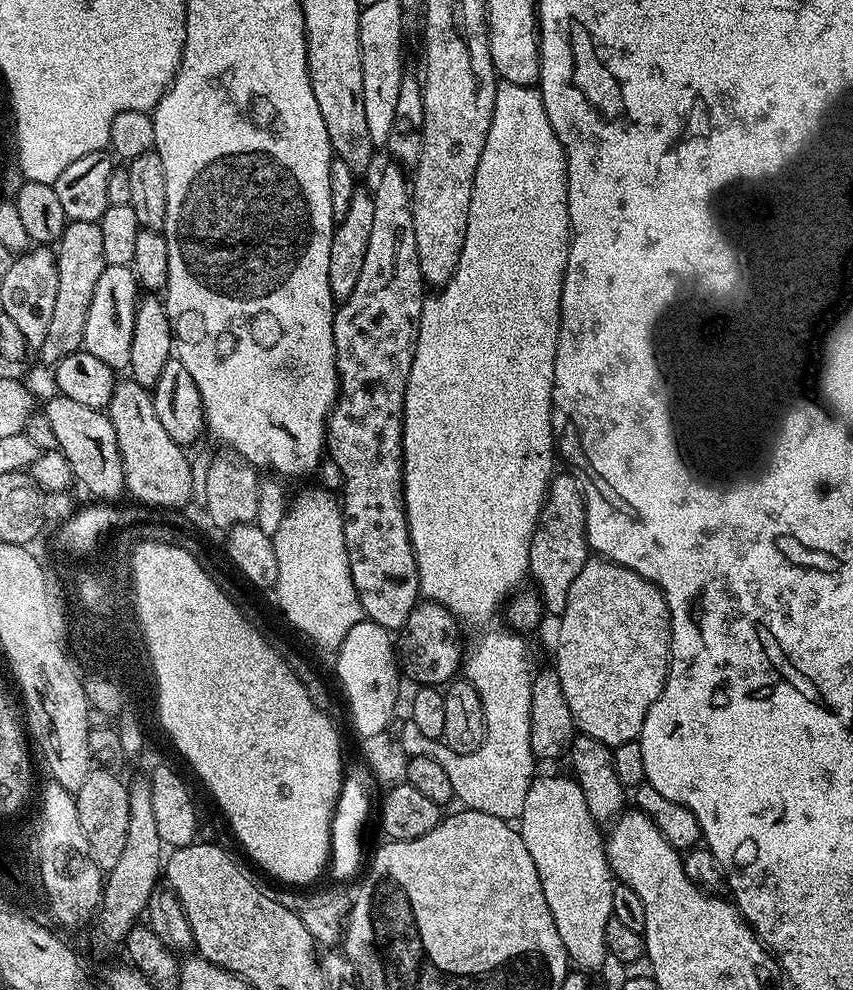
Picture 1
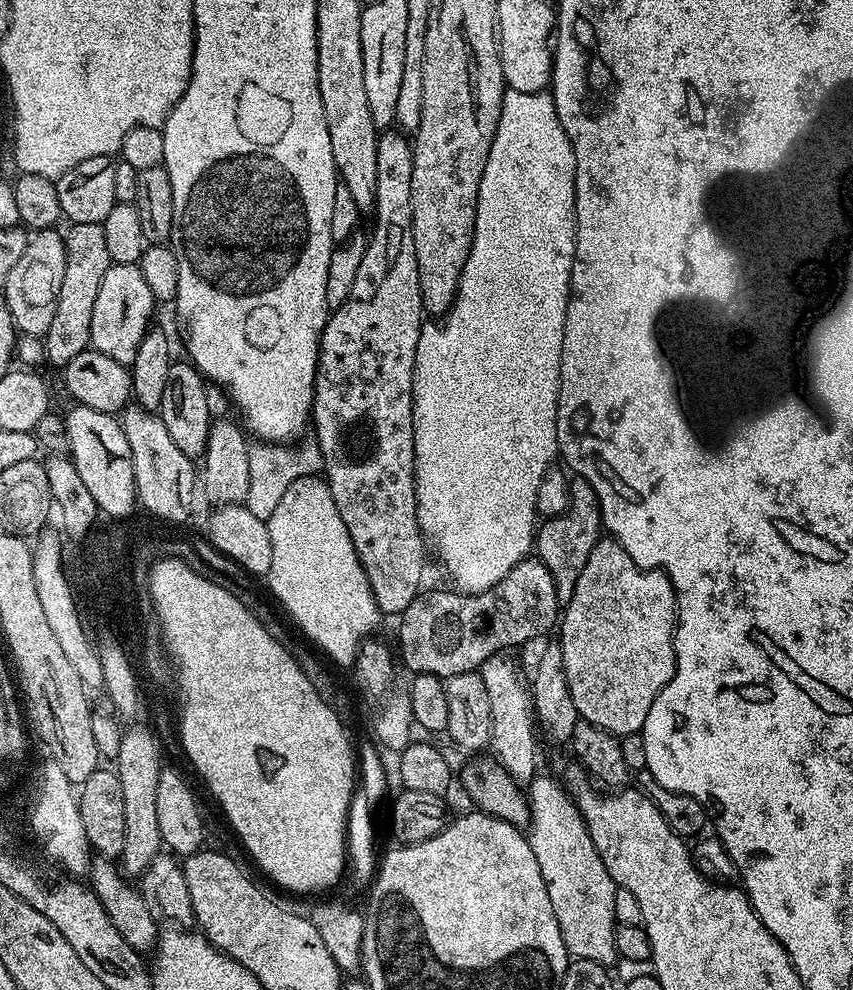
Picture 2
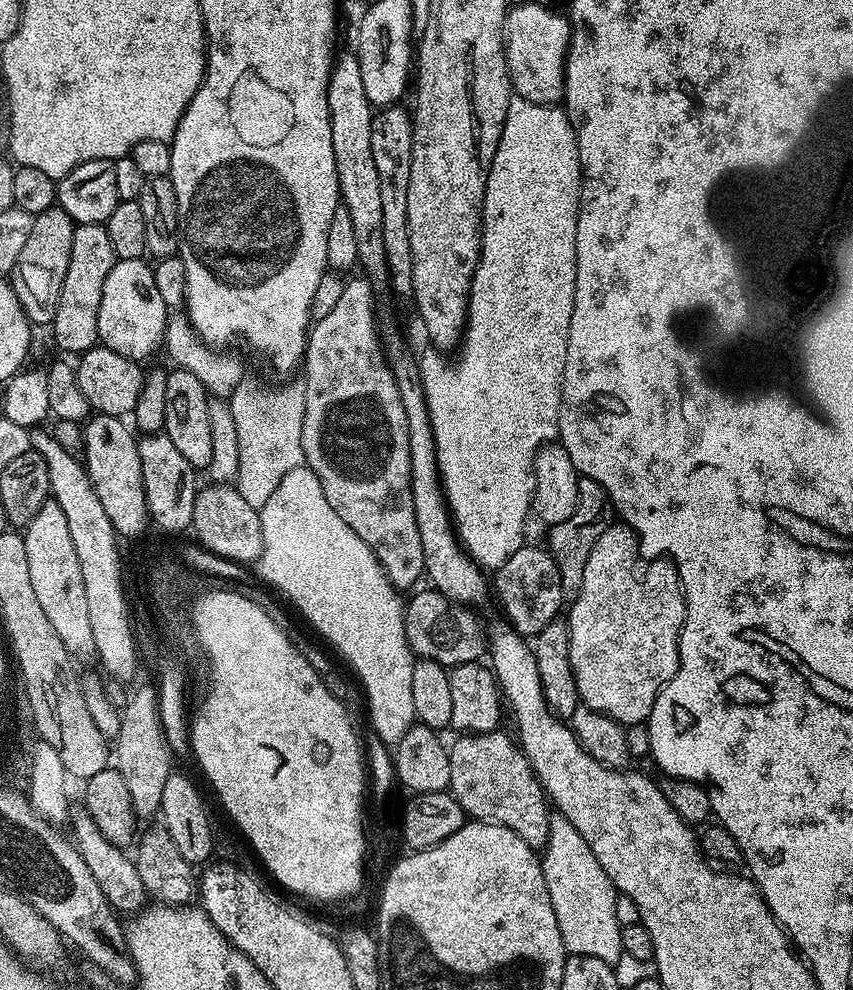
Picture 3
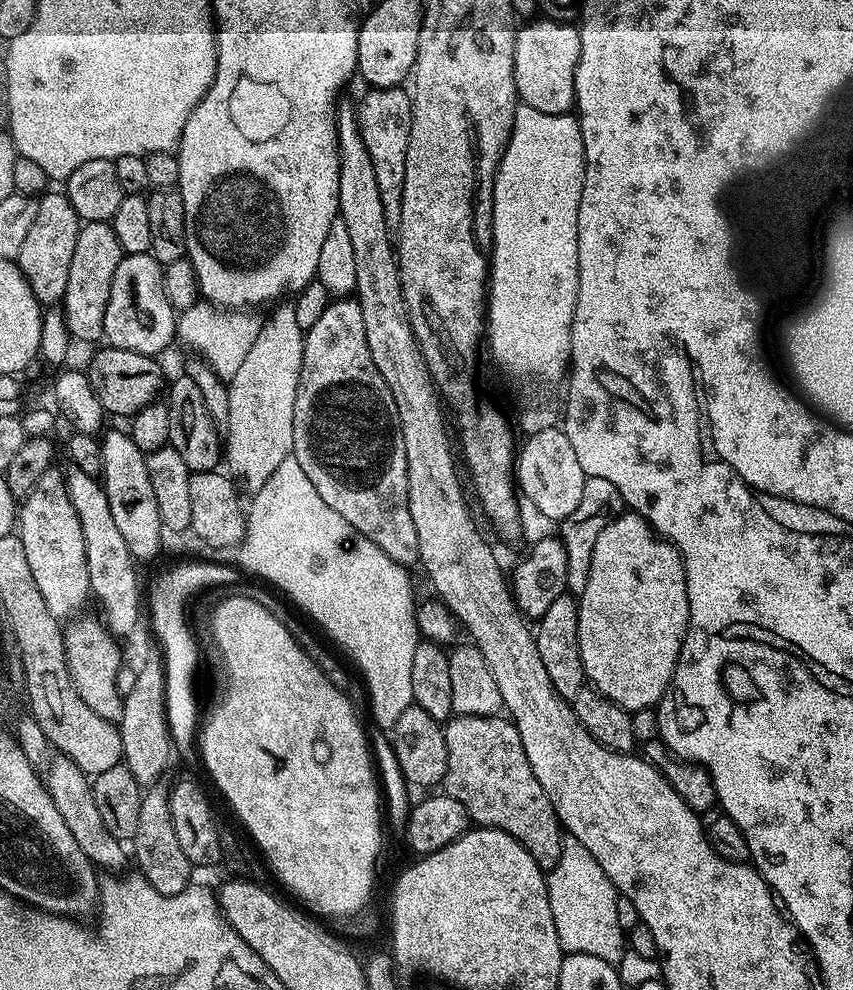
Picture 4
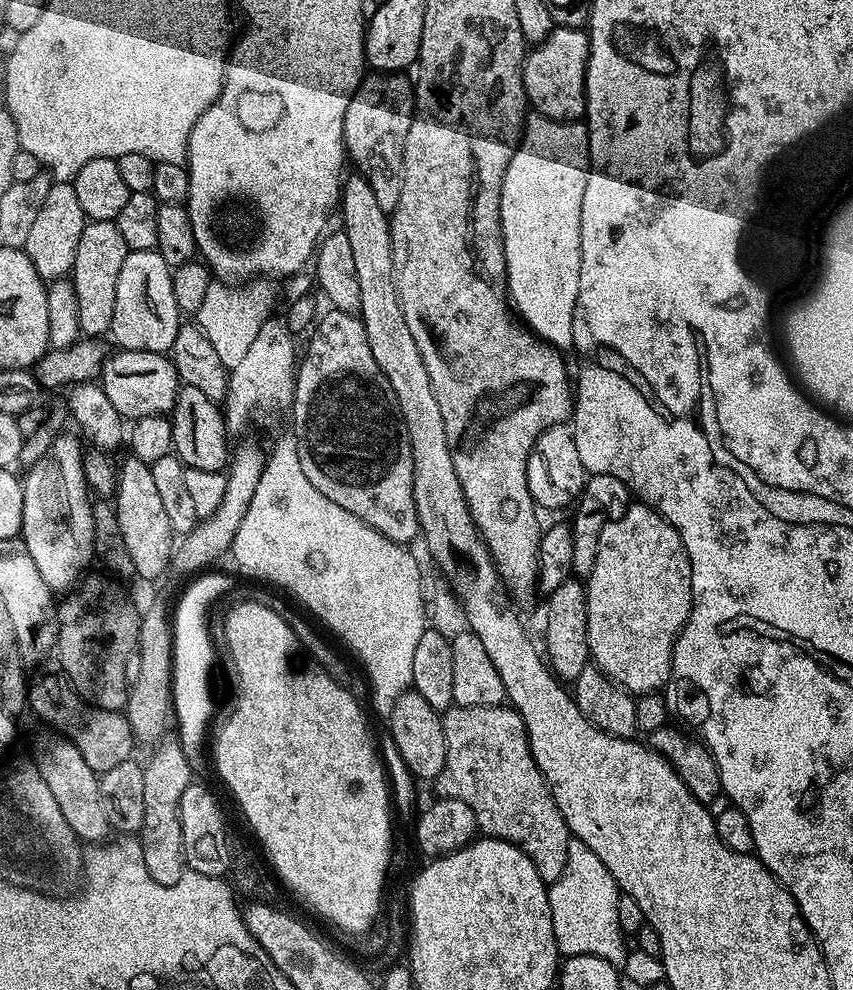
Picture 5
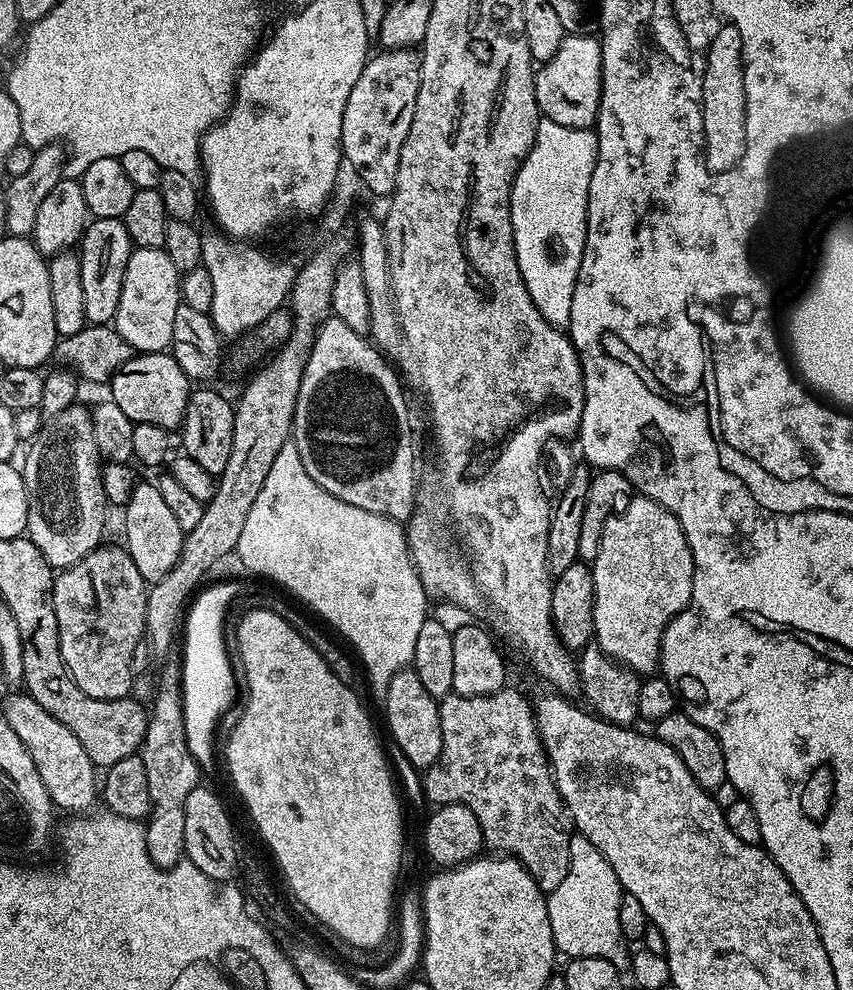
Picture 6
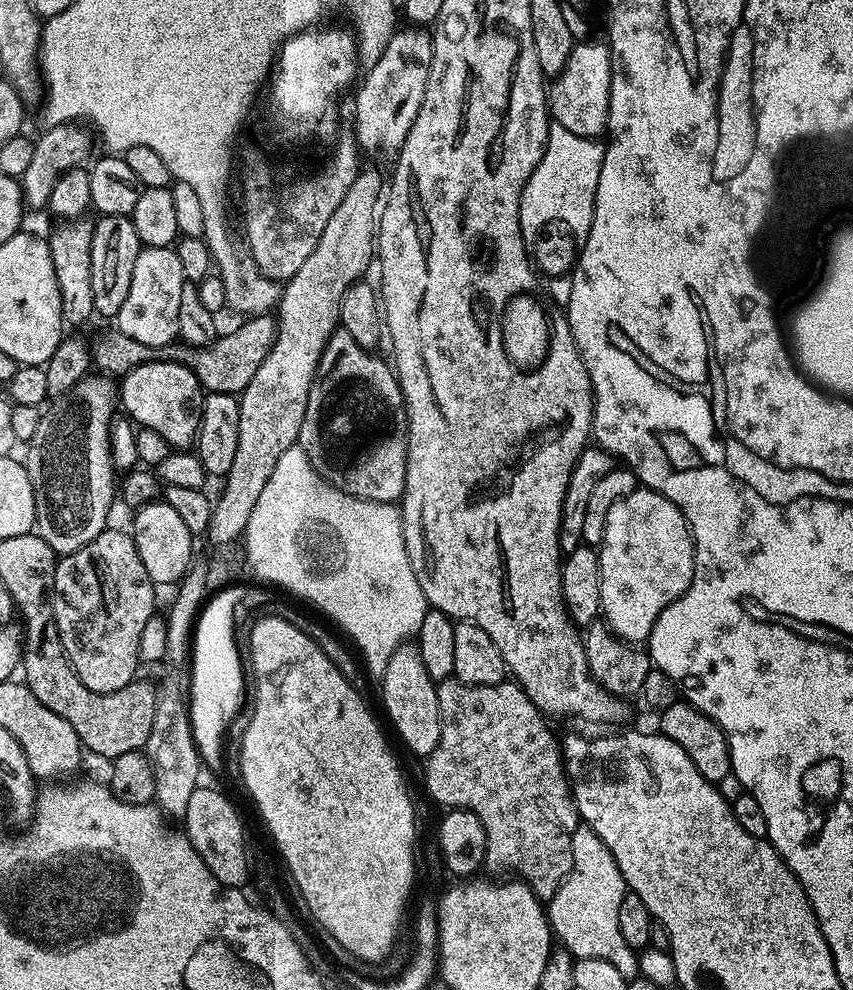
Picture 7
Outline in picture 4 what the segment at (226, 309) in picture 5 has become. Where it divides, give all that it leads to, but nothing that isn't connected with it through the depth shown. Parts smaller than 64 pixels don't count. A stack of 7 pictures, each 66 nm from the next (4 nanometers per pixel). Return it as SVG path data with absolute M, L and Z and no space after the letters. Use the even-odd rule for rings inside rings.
M207 302L197 303L195 308L188 308L177 315L175 339L181 340L192 354L228 382L241 368L246 354L258 338L262 320L261 317L251 316L250 313L248 310L219 310Z

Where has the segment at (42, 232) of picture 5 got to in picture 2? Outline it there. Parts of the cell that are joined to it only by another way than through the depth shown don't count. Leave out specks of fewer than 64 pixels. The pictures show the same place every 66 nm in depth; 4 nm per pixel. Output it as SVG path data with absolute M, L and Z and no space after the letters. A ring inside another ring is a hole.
M56 228L33 231L28 238L22 258L14 262L14 270L2 281L2 298L10 310L17 329L25 336L43 337L54 322L54 310L58 310L58 294L62 290L62 278L66 274L66 246L64 237Z

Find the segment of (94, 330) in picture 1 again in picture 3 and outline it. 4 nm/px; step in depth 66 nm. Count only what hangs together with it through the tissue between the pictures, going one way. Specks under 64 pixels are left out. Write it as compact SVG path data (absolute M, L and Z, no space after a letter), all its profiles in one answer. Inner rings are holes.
M147 259L117 260L106 278L106 286L102 286L102 306L98 306L98 334L99 343L105 348L114 350L114 354L122 354L126 358L137 362L144 359L157 347L164 343L164 331L170 310L166 302L158 295L158 285L154 282L152 264Z

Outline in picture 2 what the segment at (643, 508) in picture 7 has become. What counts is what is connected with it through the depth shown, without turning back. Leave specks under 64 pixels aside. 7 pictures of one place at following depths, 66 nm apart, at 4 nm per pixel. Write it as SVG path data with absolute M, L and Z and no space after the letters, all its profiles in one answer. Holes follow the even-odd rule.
M601 538L590 550L590 558L586 558L586 566L582 566L582 574L578 574L578 586L574 586L574 594L570 602L563 605L562 619L558 624L558 643L562 650L562 666L566 670L566 682L570 690L570 698L574 698L574 706L582 720L606 730L612 736L623 738L640 732L646 722L646 714L650 714L650 706L654 706L654 698L672 680L672 675L676 669L676 655L674 654L674 638L676 637L676 591L666 573L659 568L639 568L622 550L622 546L614 538Z

